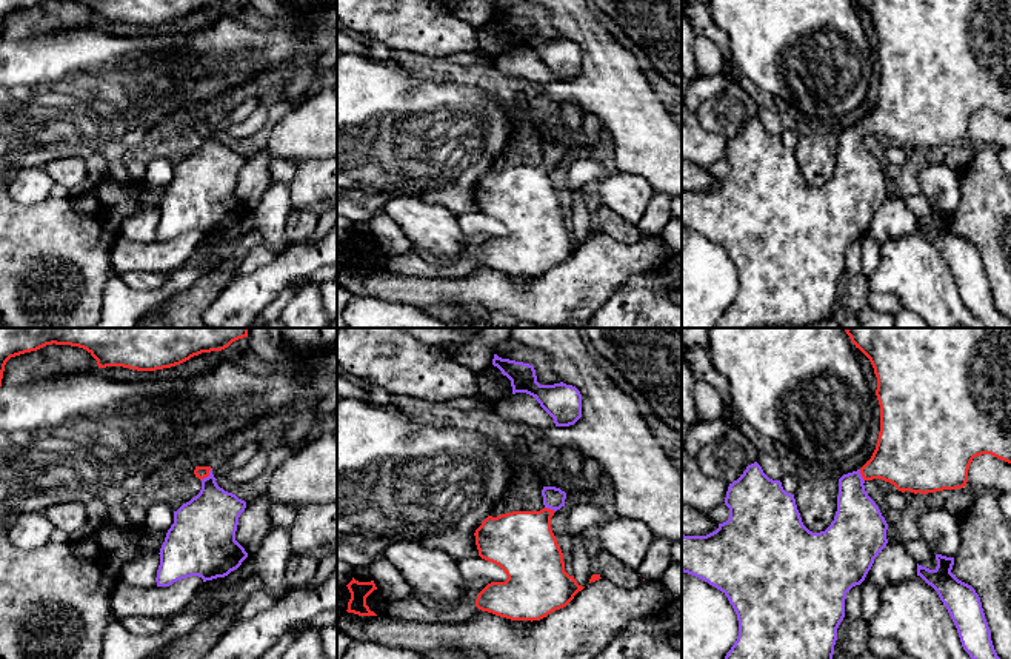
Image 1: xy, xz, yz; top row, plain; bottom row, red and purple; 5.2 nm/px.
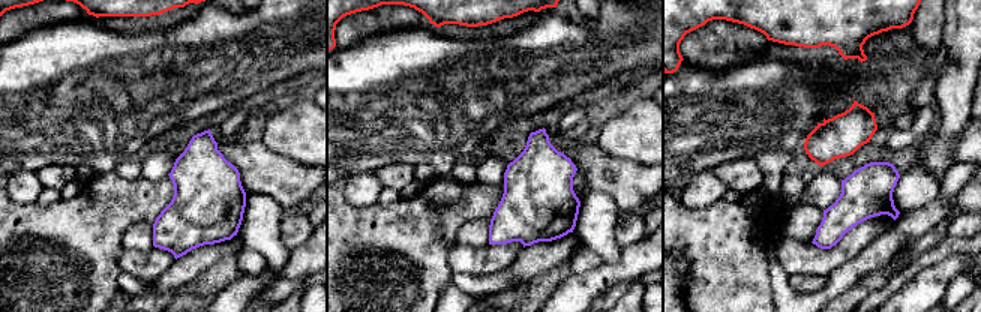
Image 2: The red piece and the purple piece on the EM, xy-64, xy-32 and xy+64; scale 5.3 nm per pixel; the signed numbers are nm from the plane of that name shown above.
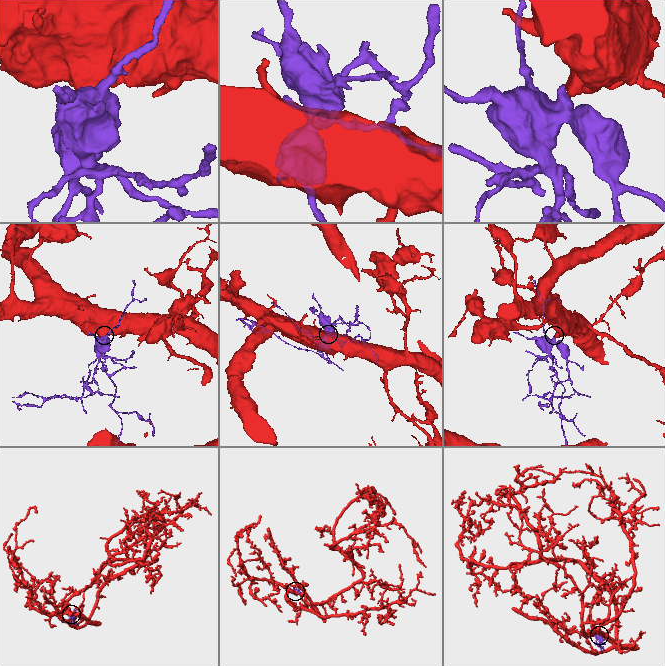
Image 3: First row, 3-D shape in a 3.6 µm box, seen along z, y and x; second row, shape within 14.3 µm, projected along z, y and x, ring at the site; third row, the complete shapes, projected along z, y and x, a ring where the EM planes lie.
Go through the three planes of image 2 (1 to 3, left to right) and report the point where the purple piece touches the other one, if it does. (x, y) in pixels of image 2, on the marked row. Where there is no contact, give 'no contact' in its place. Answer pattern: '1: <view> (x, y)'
1: no contact
2: no contact
3: no contact

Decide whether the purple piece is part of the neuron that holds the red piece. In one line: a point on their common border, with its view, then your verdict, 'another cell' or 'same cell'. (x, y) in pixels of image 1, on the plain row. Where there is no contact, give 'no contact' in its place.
xy (206, 131) | same cell

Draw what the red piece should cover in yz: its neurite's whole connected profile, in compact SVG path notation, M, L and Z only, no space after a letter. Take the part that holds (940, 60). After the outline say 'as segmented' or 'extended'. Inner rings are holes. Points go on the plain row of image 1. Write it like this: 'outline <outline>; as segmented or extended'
outline M856 0L856 3L869 14L877 32L876 51L880 60L880 88L871 114L860 125L843 129L839 134L837 166L831 180L820 188L809 186L802 177L794 149L786 148L780 135L769 134L762 122L754 117L728 142L725 160L729 163L729 174L726 177L719 179L719 183L706 191L682 189L682 226L720 245L728 253L739 276L737 296L726 308L725 314L717 320L716 328L802 326L832 317L837 283L845 273L846 248L865 236L874 214L888 199L888 179L876 157L865 146L863 139L866 135L882 134L893 139L902 148L928 149L966 142L969 120L977 111L991 109L1011 119L1011 0Z; extended

